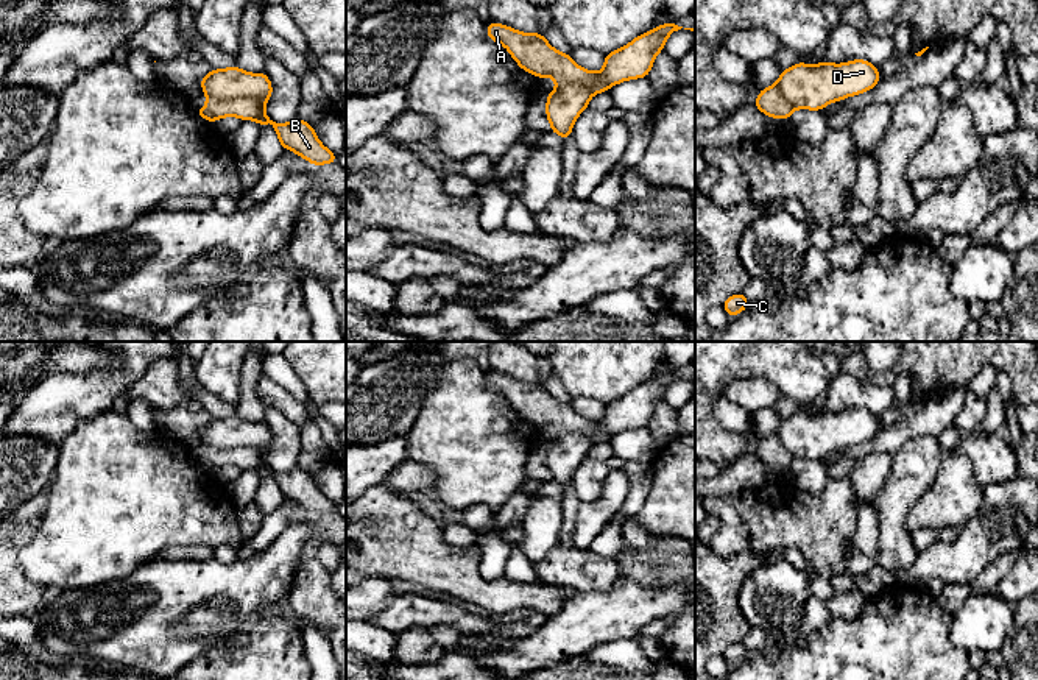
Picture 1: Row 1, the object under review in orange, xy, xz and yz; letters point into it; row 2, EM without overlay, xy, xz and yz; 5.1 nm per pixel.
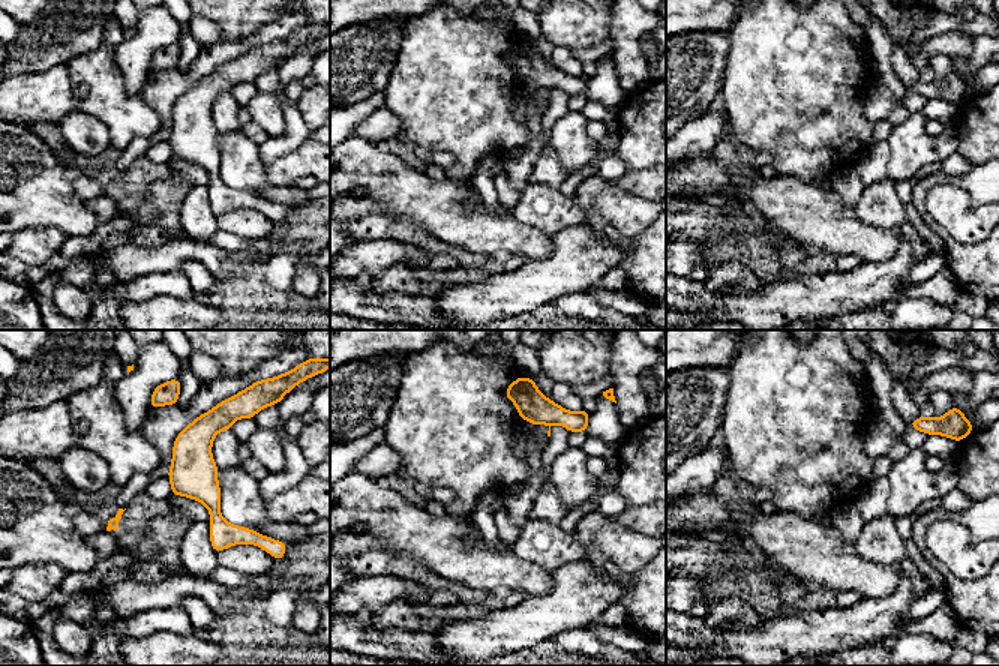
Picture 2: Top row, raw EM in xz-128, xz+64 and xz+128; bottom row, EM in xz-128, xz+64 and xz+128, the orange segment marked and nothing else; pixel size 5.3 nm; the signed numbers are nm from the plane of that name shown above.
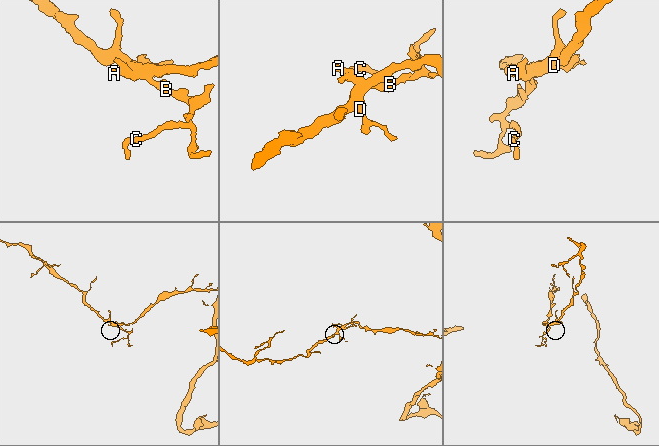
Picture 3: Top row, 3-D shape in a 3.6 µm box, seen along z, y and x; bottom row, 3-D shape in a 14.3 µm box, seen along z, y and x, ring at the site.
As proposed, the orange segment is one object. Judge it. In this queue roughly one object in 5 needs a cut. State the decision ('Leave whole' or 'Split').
Split

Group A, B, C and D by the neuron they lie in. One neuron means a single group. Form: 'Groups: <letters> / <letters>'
Groups: A B C / D

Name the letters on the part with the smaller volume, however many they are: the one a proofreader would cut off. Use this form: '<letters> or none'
A, B, C

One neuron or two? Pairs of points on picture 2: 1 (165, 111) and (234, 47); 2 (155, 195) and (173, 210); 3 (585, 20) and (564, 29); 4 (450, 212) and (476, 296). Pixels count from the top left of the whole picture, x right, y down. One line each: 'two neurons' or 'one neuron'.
1: one neuron
2: one neuron
3: one neuron
4: two neurons

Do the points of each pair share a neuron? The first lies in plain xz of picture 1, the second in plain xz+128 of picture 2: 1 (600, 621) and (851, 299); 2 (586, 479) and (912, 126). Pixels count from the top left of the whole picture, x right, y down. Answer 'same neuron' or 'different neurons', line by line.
1: same neuron
2: same neuron

